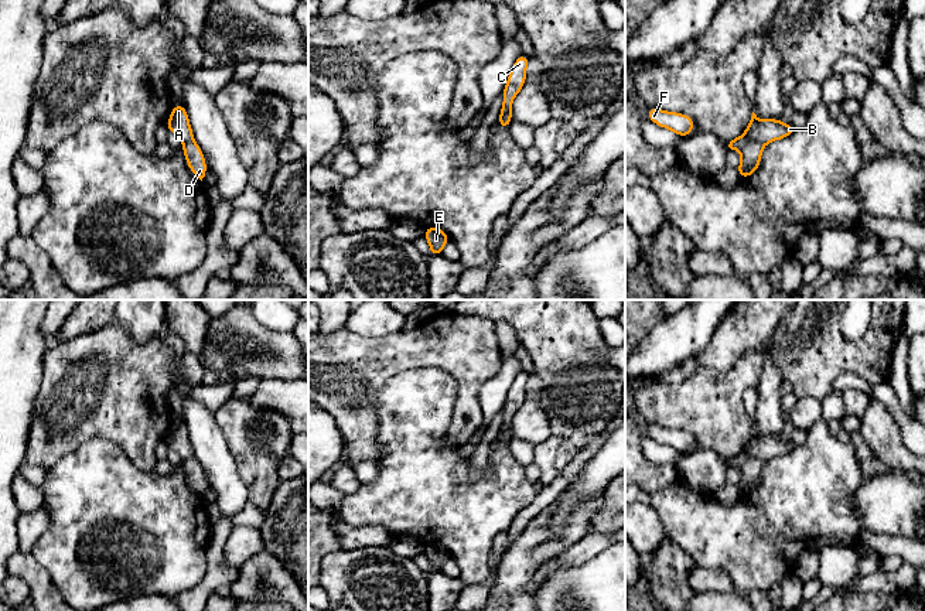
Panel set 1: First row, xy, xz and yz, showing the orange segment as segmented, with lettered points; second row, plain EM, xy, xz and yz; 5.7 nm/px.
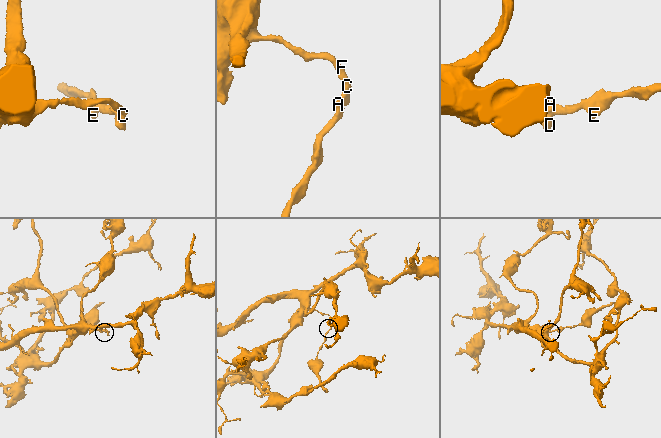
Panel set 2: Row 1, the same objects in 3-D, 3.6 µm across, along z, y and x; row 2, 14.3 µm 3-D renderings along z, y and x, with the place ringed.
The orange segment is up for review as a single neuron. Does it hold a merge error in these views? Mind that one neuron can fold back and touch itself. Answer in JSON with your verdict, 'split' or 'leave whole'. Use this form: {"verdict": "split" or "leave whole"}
{"verdict": "split"}

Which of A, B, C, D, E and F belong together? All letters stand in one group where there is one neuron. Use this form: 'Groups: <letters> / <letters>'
Groups: A B E / C D F

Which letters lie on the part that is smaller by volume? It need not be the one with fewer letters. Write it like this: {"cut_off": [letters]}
{"cut_off": ["A", "B", "E"]}

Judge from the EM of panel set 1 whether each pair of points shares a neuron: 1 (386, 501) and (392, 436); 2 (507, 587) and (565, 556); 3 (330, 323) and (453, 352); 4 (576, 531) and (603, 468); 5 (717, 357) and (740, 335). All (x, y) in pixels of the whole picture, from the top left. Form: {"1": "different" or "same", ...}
{"1": "same", "2": "different", "3": "different", "4": "different", "5": "same"}

